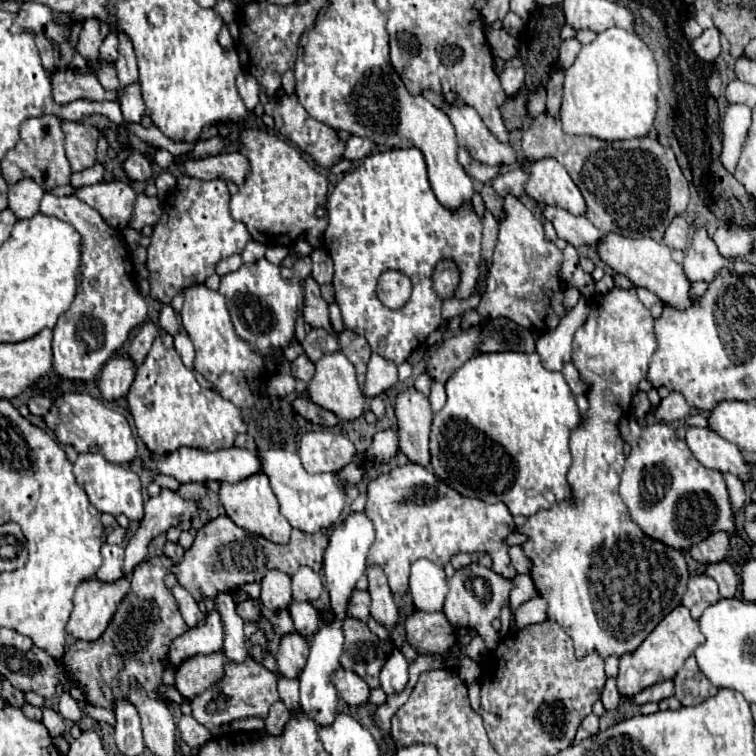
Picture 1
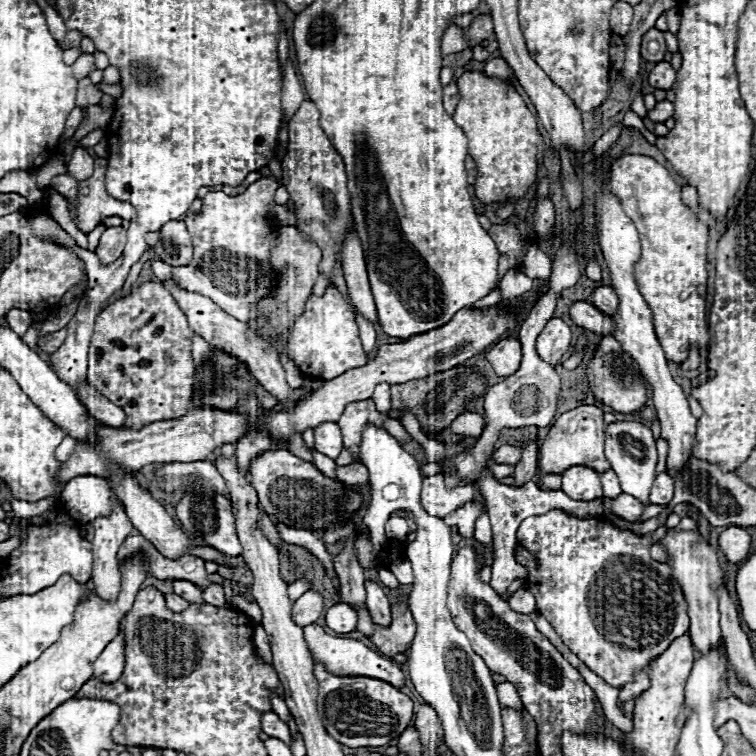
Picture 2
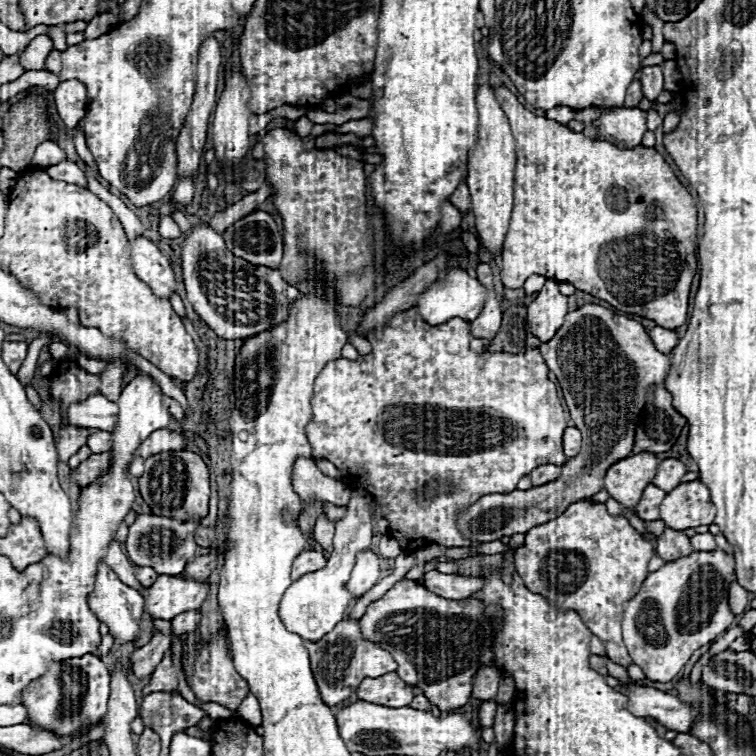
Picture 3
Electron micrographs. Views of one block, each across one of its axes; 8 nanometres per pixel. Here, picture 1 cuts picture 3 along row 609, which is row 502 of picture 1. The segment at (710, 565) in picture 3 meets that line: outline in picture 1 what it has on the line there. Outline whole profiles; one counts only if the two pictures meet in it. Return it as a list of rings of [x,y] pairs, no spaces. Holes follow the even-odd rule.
[[[632,416],[620,422],[620,434],[630,442],[632,452],[620,482],[620,496],[630,516],[644,532],[672,548],[688,550],[692,544],[714,532],[734,534],[732,506],[728,500],[726,480],[720,472],[704,468],[690,452],[686,440],[676,436],[668,424],[638,428]]]

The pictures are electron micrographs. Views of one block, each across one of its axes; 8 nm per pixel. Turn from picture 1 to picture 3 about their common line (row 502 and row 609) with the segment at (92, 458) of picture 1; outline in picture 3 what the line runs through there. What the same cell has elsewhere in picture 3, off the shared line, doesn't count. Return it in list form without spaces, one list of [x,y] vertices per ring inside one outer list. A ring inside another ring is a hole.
[[[106,564],[98,566],[96,588],[90,594],[90,610],[98,616],[100,622],[108,624],[116,642],[124,644],[124,642],[138,638],[136,632],[138,632],[138,626],[140,626],[140,618],[142,618],[142,606],[144,606],[144,600],[142,600],[142,594],[138,590],[122,584],[118,580],[118,576]]]

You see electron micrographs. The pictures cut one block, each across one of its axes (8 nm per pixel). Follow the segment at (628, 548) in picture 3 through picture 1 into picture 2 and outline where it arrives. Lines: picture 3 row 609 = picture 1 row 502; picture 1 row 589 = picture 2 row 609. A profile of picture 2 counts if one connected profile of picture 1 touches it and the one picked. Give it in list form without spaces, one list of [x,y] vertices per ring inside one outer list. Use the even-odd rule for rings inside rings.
[[[550,510],[540,516],[526,518],[516,540],[538,562],[528,562],[526,590],[536,598],[536,610],[554,626],[562,642],[610,686],[624,686],[634,672],[642,670],[650,660],[660,656],[676,638],[688,630],[688,614],[680,584],[672,578],[672,568],[650,558],[652,534],[634,534],[632,530],[614,528],[598,518],[570,518],[562,510]]]

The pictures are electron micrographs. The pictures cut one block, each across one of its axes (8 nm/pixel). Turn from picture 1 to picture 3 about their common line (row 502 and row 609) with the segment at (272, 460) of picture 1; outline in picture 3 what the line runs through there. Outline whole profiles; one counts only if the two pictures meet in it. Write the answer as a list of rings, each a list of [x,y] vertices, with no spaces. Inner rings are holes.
[[[358,488],[352,492],[344,518],[340,518],[340,522],[336,522],[334,552],[330,554],[328,564],[322,570],[300,576],[284,592],[284,598],[280,602],[280,618],[290,632],[302,636],[308,642],[318,642],[324,634],[334,630],[334,626],[344,616],[346,606],[354,600],[354,596],[346,590],[346,582],[350,580],[350,572],[352,572],[356,554],[369,549],[373,536],[372,515],[366,504],[366,490]]]

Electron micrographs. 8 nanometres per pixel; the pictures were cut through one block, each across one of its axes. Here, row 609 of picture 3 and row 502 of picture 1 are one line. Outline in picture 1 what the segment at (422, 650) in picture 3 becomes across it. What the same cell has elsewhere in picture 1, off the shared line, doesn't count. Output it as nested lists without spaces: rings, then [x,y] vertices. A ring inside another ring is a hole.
[[[408,462],[370,480],[364,512],[376,528],[368,564],[378,564],[384,570],[388,584],[396,594],[408,592],[408,574],[414,560],[428,558],[444,566],[458,550],[488,552],[496,574],[508,580],[516,576],[508,558],[508,546],[502,542],[514,530],[514,520],[508,508],[500,502],[486,504],[476,498],[464,498],[446,484],[440,484],[440,480],[420,464]]]

